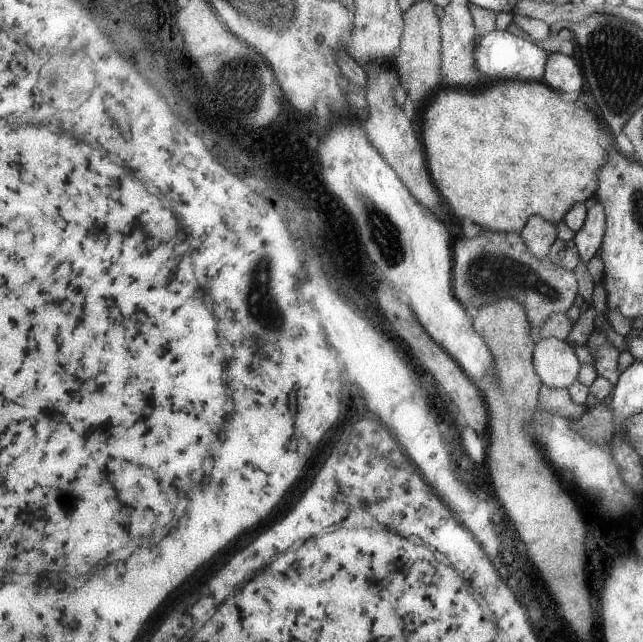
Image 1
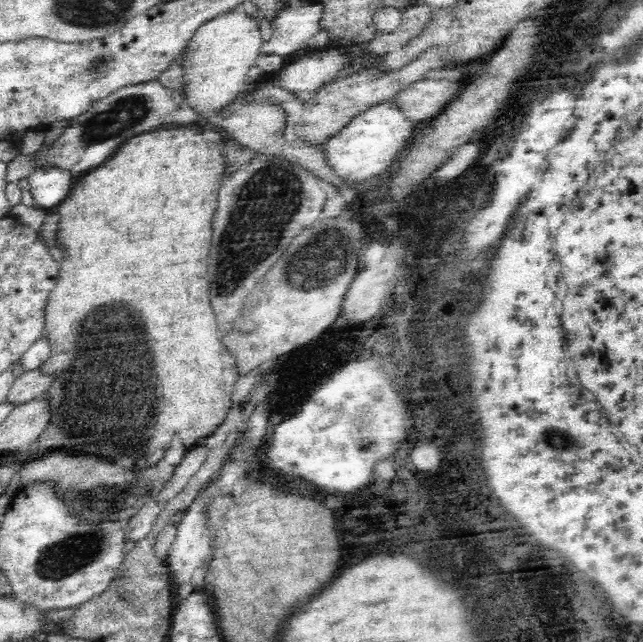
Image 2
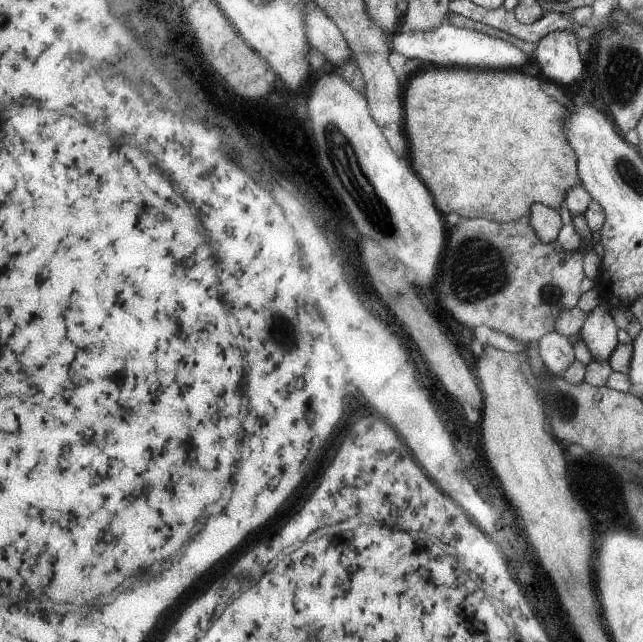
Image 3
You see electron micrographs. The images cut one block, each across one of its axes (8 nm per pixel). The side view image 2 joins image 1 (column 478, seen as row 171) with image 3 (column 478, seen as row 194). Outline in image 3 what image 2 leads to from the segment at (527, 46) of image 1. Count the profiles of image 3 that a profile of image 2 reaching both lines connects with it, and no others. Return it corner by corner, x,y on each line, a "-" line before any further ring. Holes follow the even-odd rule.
449,23
425,31
413,31
412,29
396,31
396,34
389,34
389,36
392,50
397,52
400,60
418,58
426,63
426,66
523,70
522,66
525,62
528,59
534,59
510,42
472,29
457,28

